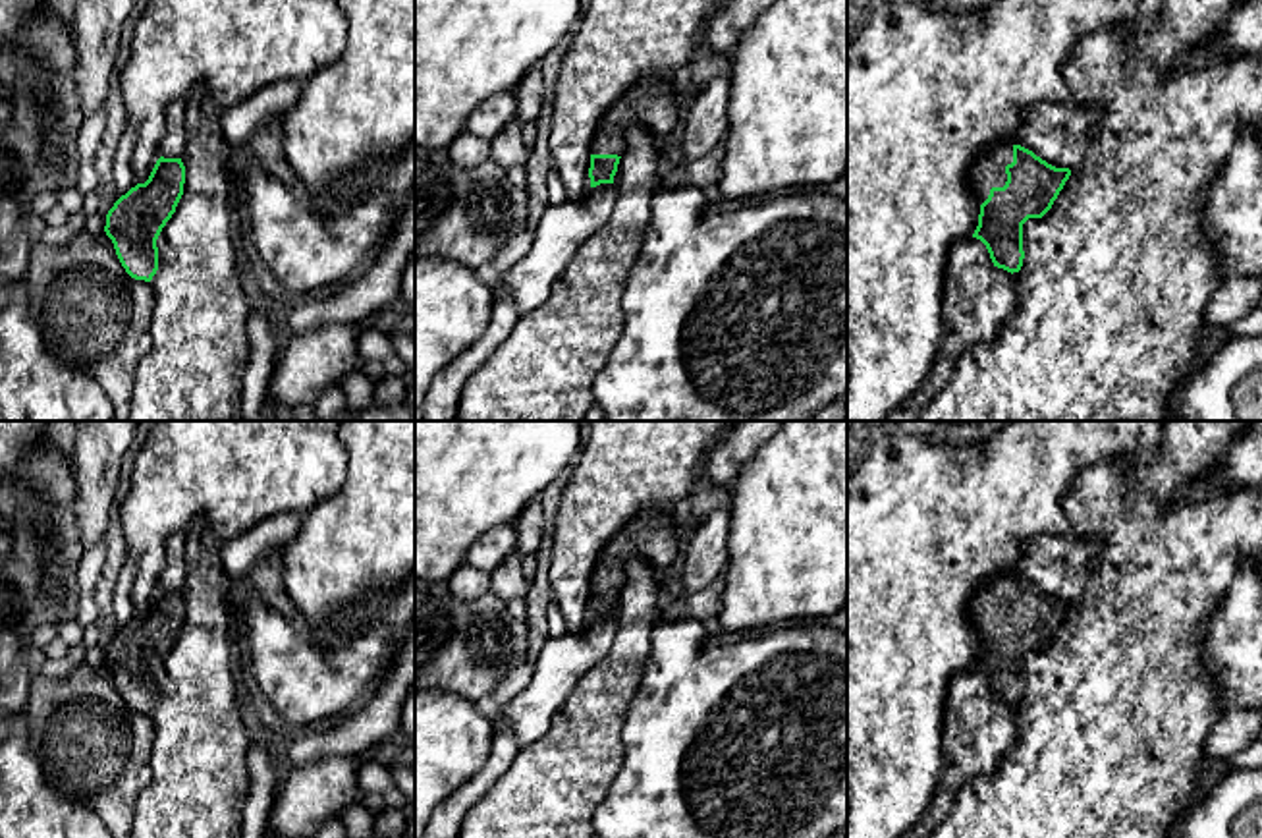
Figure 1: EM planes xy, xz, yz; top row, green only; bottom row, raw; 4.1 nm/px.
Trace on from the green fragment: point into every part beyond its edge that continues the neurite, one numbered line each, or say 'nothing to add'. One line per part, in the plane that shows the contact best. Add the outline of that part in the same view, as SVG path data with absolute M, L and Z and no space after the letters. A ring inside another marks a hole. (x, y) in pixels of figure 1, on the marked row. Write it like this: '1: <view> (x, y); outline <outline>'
1: yz (988, 170); outline M992 143L980 153L969 172L971 189L978 205L988 199L992 187L1005 185L1005 166L1011 162L1013 143Z

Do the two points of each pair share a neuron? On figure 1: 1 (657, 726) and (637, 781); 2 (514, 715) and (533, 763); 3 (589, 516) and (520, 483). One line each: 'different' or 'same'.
1: same
2: different
3: different

